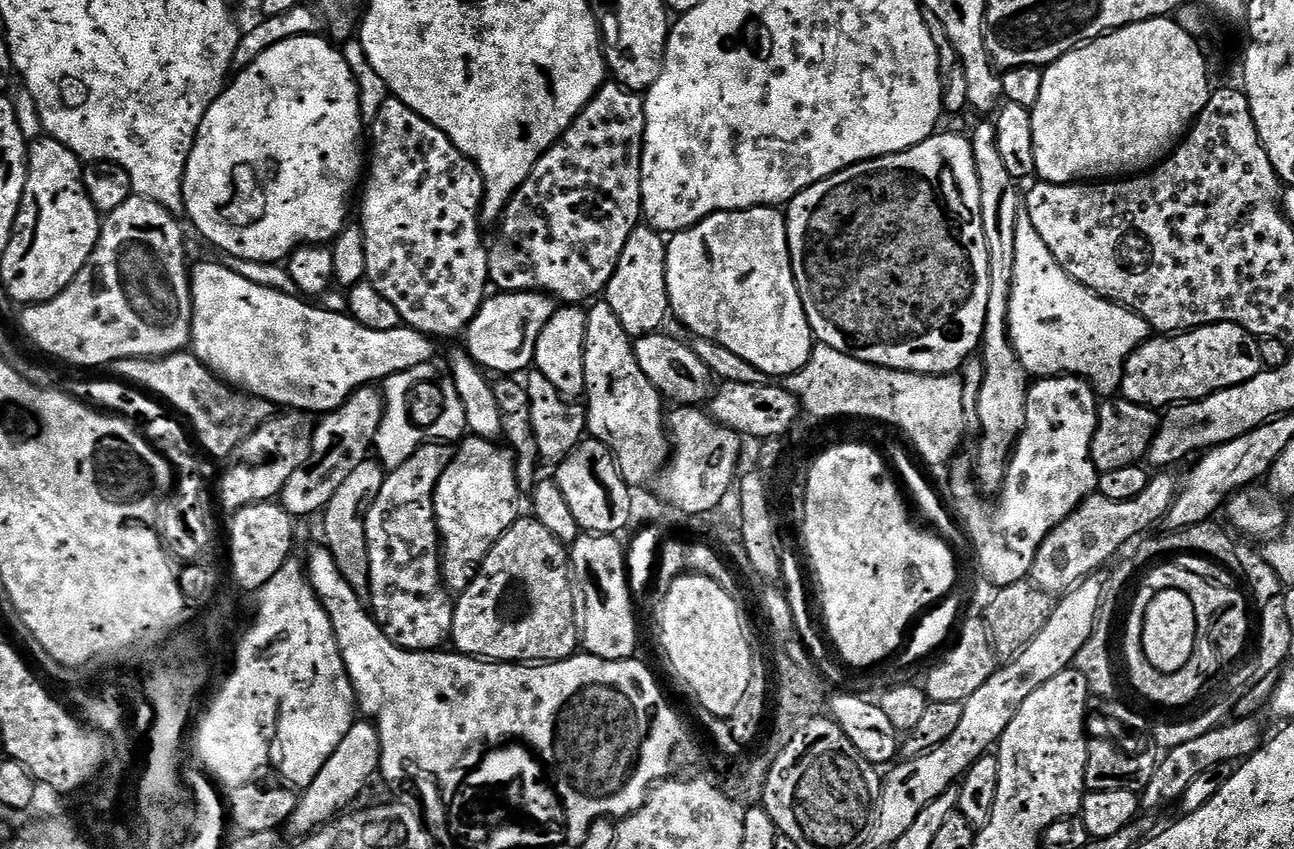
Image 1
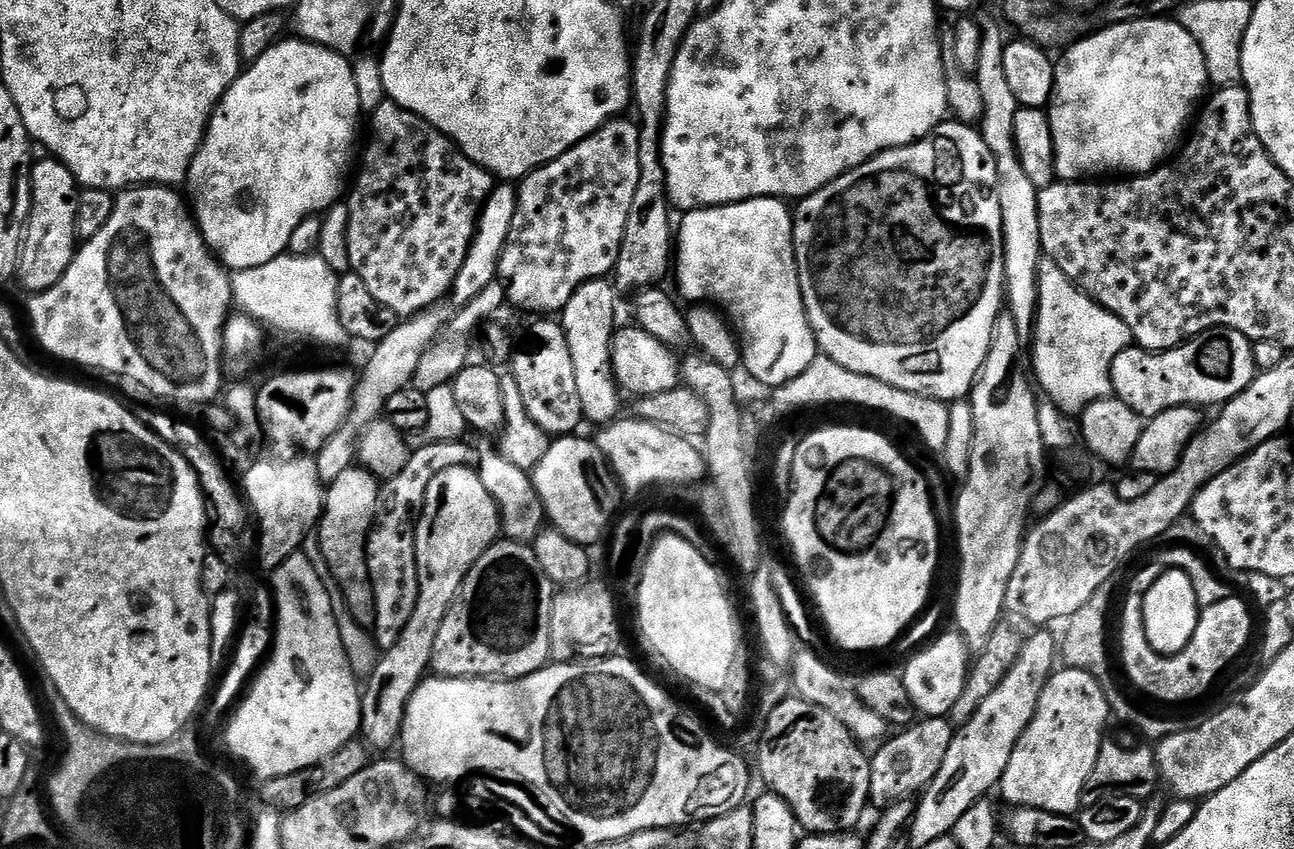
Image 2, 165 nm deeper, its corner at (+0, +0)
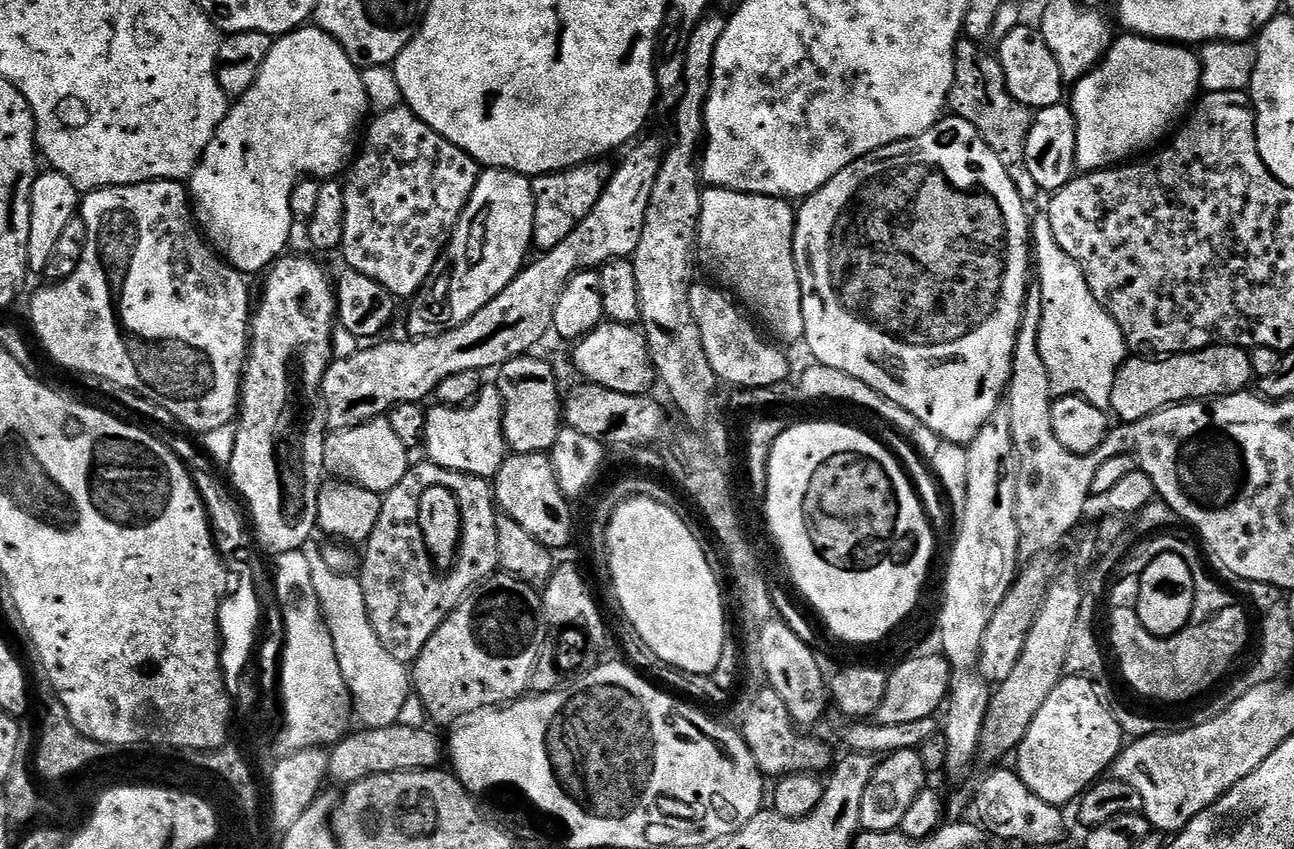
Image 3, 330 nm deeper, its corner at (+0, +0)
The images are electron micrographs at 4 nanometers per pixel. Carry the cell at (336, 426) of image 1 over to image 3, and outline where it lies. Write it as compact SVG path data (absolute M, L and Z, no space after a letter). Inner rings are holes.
M505 168L485 169L481 173L449 240L448 258L453 262L446 306L434 310L427 291L418 292L409 303L406 320L407 335L411 339L435 336L445 328L456 328L510 284L524 267L528 248L532 246L533 212L533 188L529 177Z

